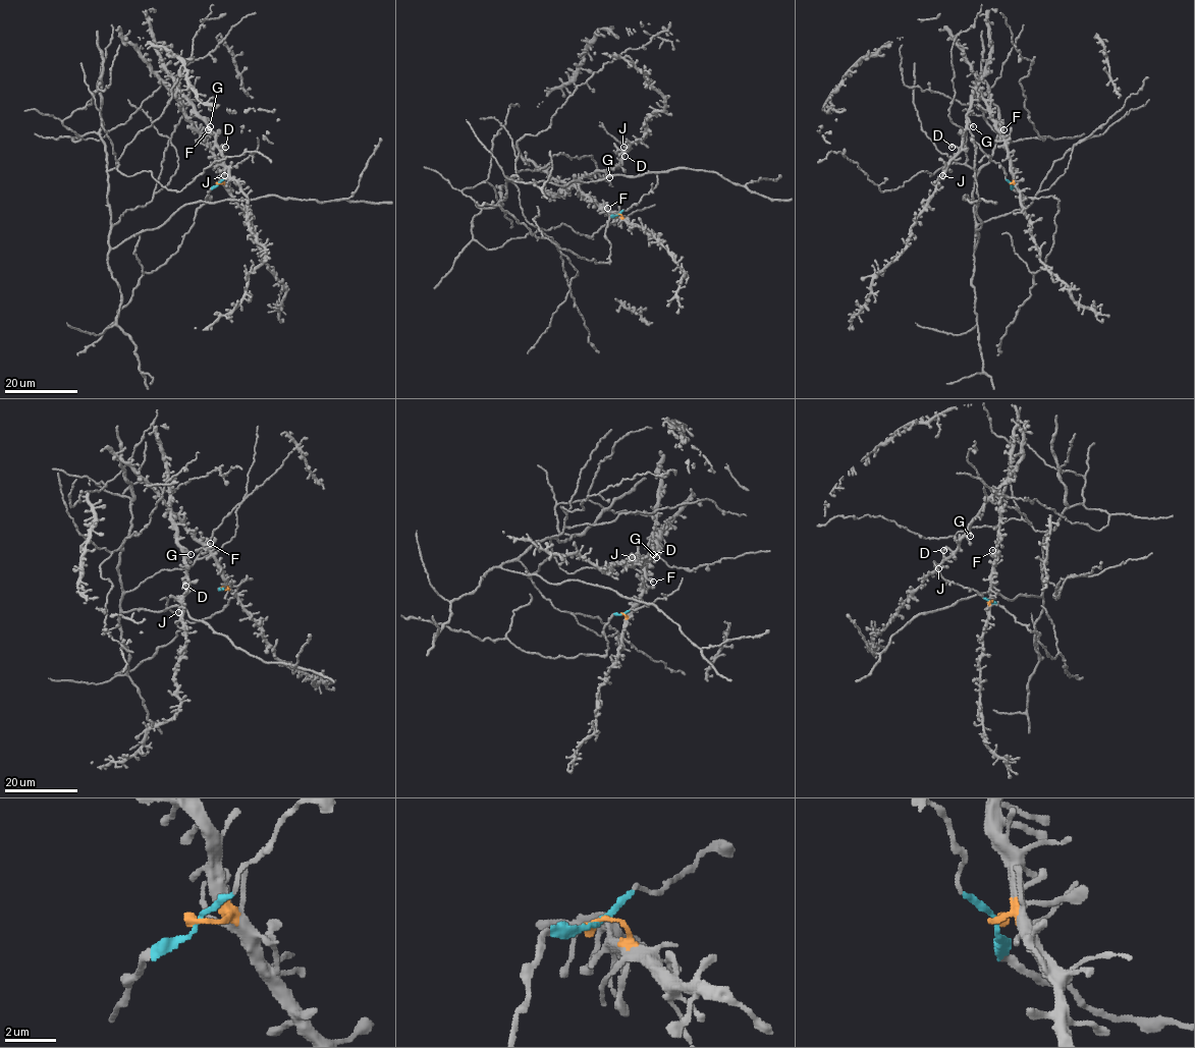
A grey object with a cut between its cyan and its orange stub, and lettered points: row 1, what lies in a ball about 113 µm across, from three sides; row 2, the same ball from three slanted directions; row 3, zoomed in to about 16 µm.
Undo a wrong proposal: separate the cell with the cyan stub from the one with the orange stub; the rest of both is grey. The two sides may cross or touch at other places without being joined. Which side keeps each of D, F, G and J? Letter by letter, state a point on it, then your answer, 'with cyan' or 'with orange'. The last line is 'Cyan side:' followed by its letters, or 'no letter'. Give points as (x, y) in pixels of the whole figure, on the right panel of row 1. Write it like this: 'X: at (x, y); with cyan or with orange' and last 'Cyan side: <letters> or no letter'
D: at (952, 147); with orange
F: at (1003, 129); with orange
G: at (973, 126); with orange
J: at (942, 175); with orange
Cyan side: no letter

